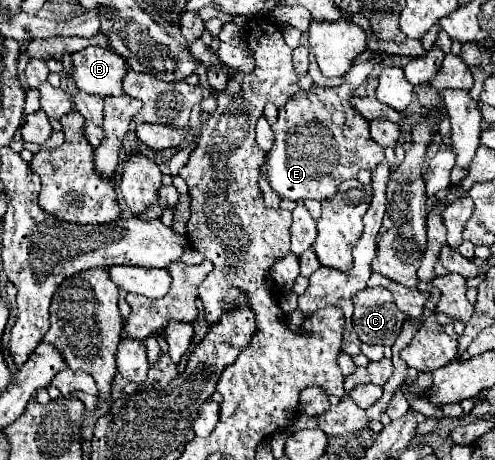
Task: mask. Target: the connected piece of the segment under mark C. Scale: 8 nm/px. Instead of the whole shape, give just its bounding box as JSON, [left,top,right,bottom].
[353,287,405,345]

